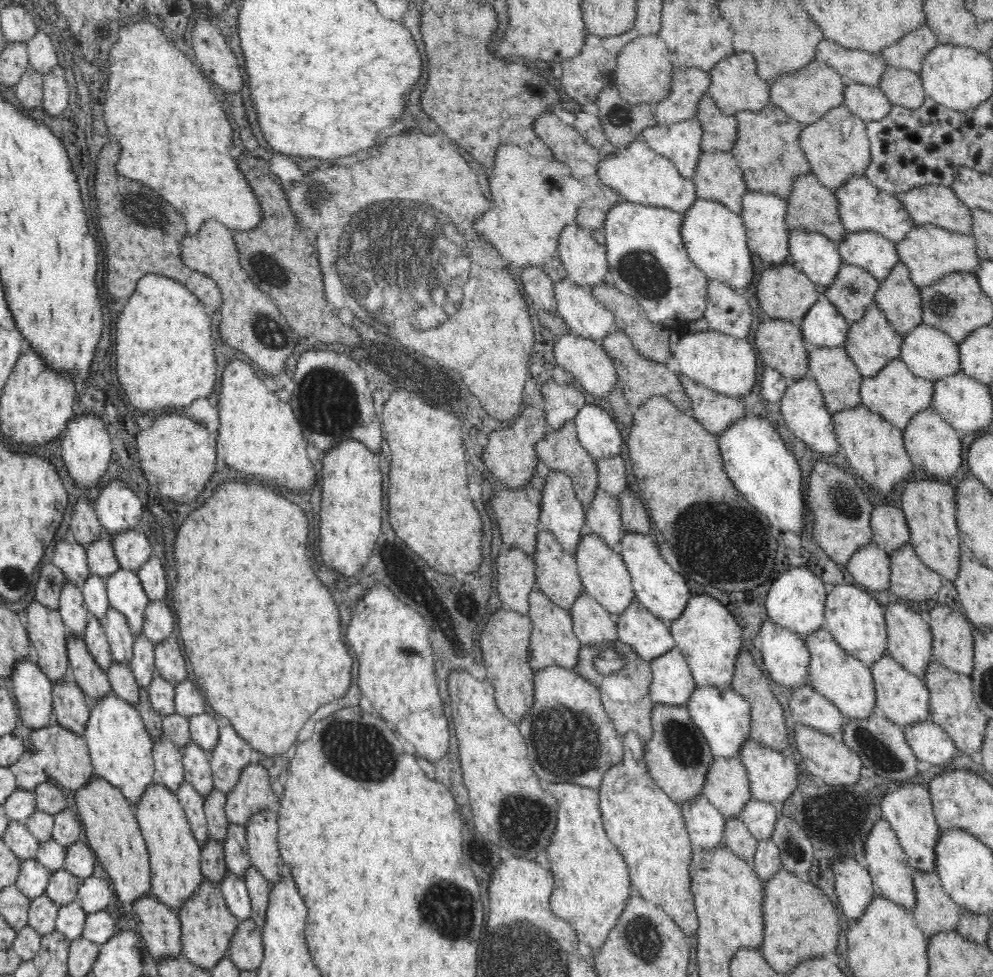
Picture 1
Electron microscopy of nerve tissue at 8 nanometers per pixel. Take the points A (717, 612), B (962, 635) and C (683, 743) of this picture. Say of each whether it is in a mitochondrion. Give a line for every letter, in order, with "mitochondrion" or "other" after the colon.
A: other
B: other
C: mitochondrion

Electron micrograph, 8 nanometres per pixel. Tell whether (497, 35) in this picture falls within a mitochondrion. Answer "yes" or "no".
no

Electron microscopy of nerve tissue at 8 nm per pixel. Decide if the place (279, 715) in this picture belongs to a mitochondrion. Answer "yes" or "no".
no

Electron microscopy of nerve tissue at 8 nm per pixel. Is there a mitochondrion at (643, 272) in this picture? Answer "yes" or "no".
yes

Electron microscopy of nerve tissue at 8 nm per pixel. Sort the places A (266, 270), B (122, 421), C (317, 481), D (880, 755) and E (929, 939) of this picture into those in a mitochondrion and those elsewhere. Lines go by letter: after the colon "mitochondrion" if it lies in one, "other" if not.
A: mitochondrion
B: other
C: other
D: mitochondrion
E: other

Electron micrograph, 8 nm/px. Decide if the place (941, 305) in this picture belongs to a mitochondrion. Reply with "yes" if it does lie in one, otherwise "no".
yes

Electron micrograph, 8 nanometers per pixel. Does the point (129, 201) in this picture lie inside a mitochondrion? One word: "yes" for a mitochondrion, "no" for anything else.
yes

